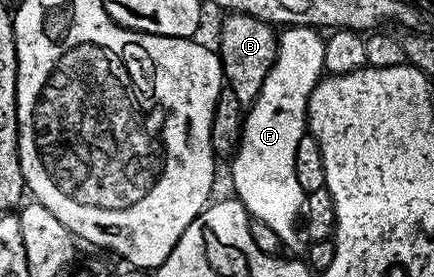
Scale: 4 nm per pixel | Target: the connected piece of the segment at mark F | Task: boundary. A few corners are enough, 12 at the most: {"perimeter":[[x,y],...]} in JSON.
{"perimeter":[[324,38],[279,50],[245,113],[234,196],[289,247],[305,194],[293,171]]}

